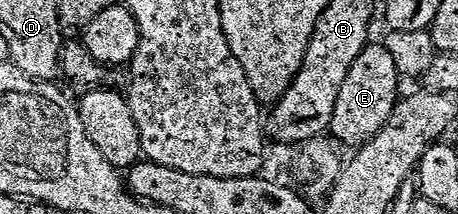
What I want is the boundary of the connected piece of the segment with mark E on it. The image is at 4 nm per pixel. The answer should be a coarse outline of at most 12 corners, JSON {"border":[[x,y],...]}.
{"border":[[384,44],[351,64],[330,135],[351,150],[382,131],[401,96]]}

